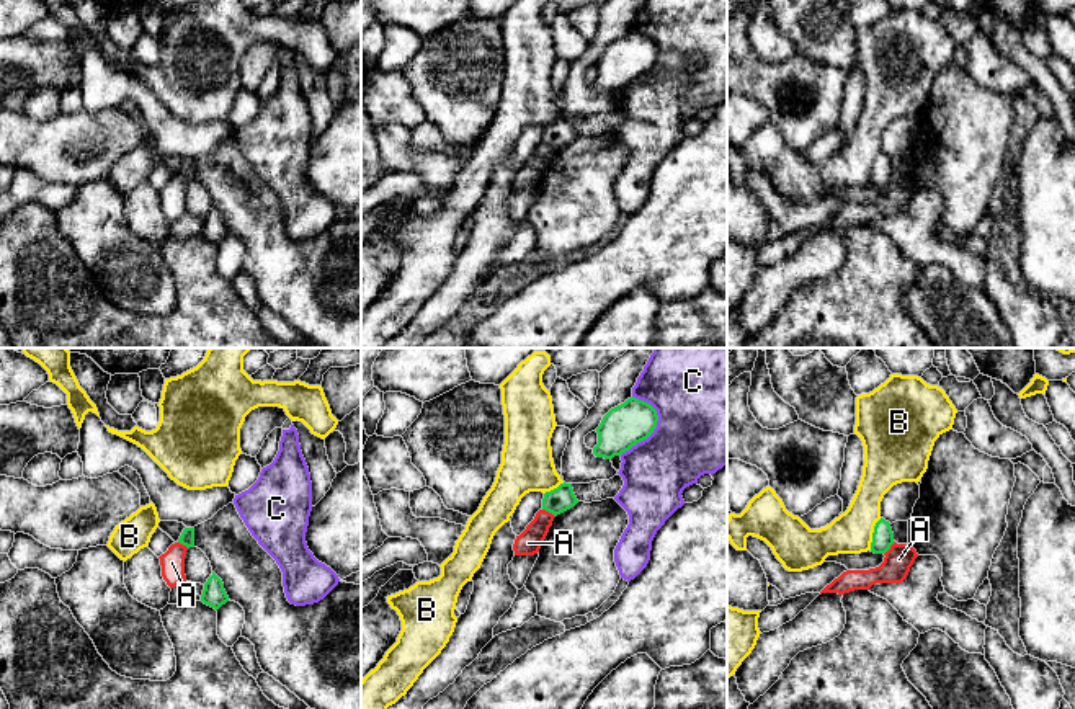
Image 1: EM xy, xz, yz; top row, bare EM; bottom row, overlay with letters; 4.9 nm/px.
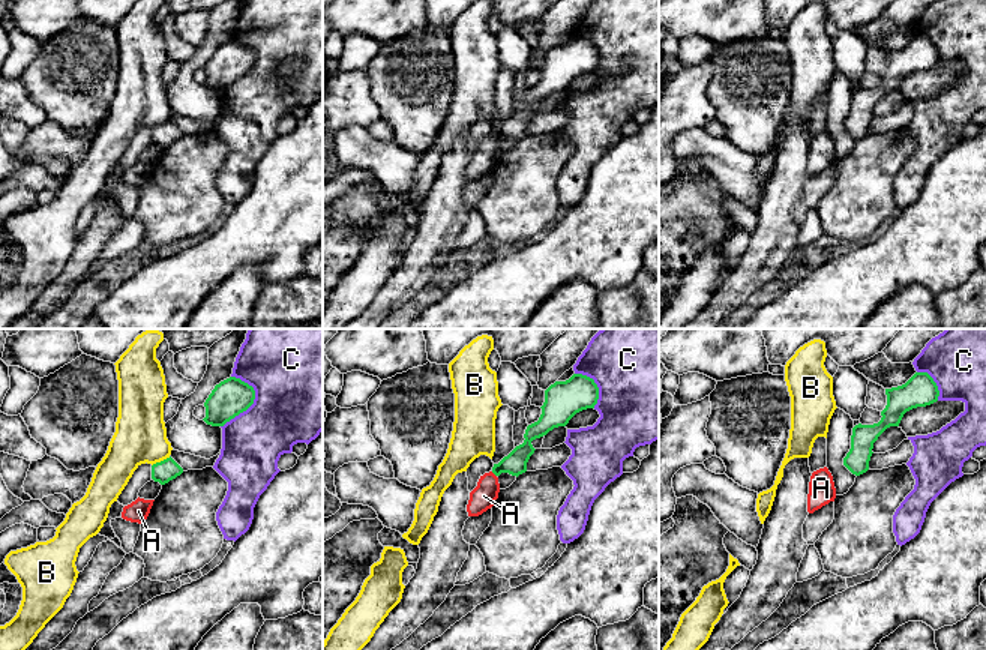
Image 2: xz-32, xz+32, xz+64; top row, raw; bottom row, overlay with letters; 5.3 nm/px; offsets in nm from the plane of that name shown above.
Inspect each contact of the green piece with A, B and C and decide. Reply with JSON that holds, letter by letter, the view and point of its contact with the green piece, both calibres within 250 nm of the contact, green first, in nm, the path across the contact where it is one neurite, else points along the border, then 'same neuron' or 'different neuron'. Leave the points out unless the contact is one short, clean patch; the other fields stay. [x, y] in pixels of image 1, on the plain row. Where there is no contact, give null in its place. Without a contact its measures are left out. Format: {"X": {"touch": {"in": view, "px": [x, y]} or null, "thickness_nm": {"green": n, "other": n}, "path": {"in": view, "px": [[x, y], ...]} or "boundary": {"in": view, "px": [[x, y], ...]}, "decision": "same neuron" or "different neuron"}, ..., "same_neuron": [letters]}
{"A": {"touch": {"in": "xz", "px": [549, 146]}, "thickness_nm": {"green": 120, "other": 120}, "decision": "different neuron"}, "B": {"touch": {"in": "yz", "px": [873, 169]}, "thickness_nm": {"green": 110, "other": 200}, "boundary": {"in": "yz", "px": [[881, 152], [874, 160], [869, 183]]}, "decision": "different neuron"}, "C": {"touch": {"in": "xz", "px": [655, 61]}, "thickness_nm": {"green": 220, "other": 460}, "decision": "different neuron"}, "same_neuron": []}

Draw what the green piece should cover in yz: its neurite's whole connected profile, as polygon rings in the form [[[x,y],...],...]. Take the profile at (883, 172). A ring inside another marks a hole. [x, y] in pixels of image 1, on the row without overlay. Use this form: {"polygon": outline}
{"polygon": [[[881,152],[874,160],[871,186],[885,188],[894,176],[890,157]]]}

